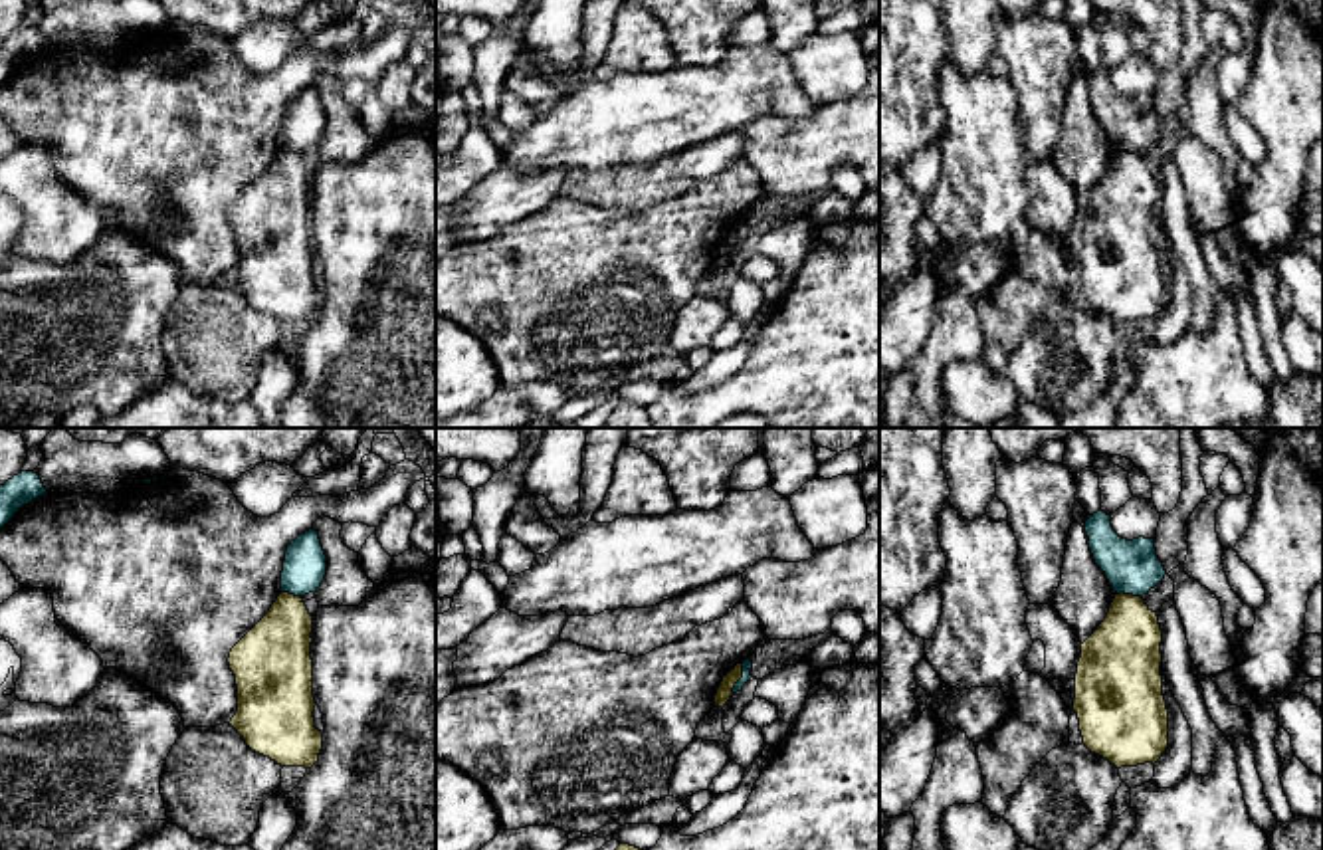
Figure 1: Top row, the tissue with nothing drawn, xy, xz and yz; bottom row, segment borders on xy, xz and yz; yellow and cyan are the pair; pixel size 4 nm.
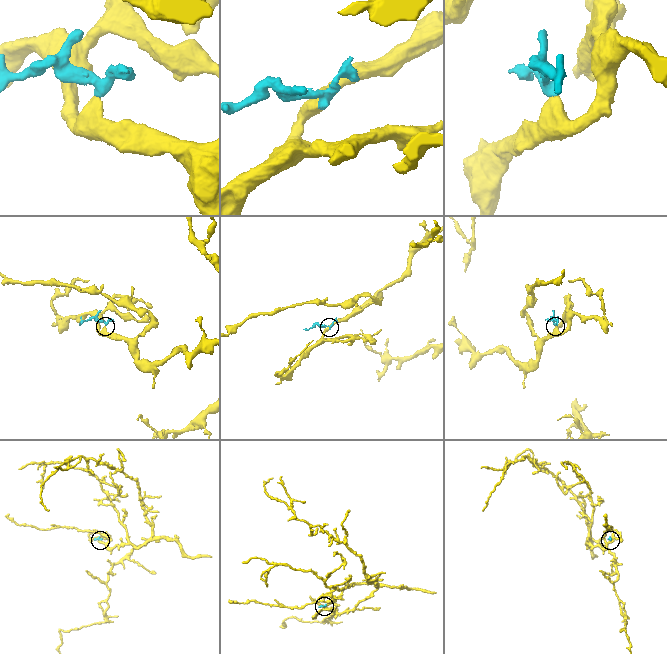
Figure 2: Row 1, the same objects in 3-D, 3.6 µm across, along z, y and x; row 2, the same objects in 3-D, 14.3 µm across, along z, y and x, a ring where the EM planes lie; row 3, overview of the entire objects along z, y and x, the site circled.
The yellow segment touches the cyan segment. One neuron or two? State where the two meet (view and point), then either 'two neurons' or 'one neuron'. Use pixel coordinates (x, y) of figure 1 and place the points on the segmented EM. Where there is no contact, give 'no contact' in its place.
xz (741, 676) | two neurons

